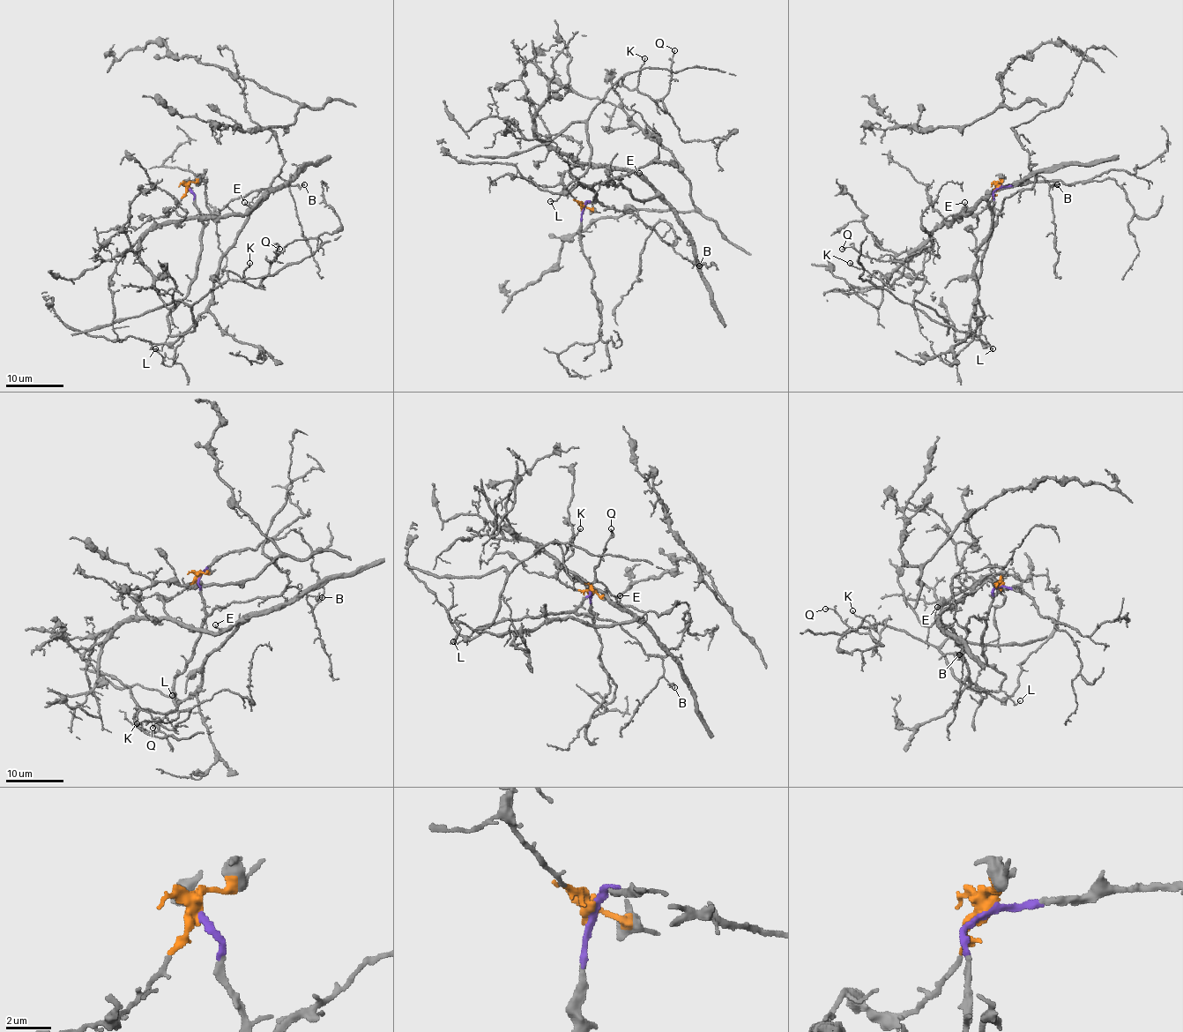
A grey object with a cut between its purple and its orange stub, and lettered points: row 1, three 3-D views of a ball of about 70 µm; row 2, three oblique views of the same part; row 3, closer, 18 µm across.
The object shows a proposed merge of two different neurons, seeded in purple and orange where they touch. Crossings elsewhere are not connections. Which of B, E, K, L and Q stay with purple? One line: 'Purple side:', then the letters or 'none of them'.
Purple side: B, K, L, Q

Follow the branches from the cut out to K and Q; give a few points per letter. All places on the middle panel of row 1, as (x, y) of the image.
K: (583, 206), (597, 201), (588, 186), (562, 192), (588, 166), (587, 120), (620, 78), (633, 90), (644, 58)
Q: (583, 206), (597, 201), (588, 186), (562, 192), (588, 166), (592, 108), (620, 78), (665, 111), (674, 49)

